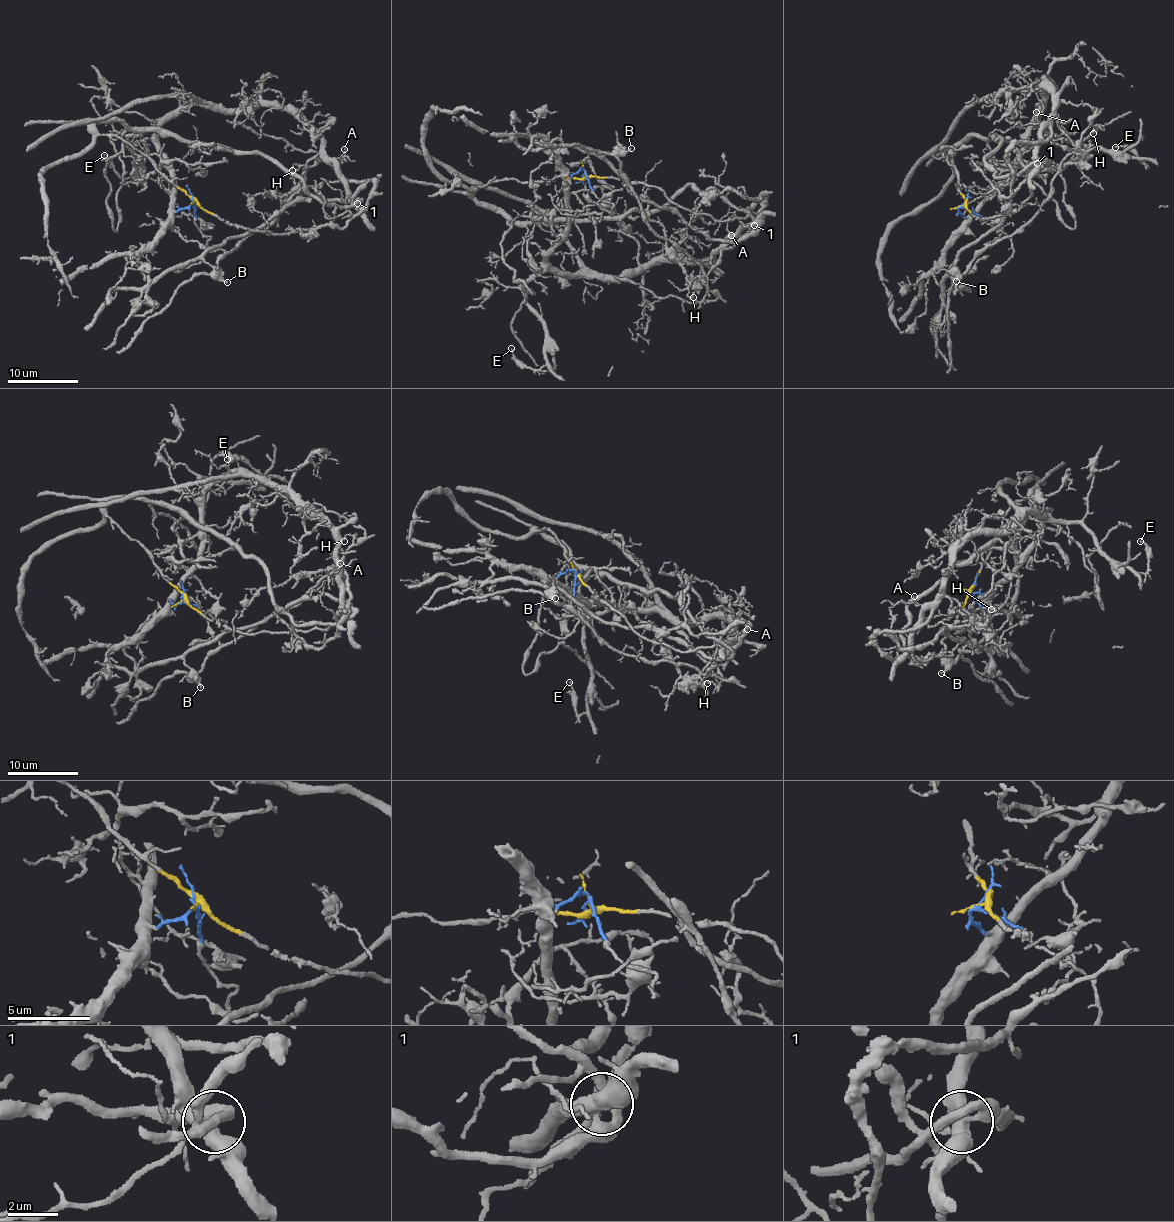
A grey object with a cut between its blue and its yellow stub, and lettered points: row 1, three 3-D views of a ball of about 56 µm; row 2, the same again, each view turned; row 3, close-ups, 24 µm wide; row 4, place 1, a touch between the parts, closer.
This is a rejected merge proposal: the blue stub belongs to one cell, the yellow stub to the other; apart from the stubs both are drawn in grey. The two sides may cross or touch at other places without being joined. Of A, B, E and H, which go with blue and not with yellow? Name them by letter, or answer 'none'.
A, E

